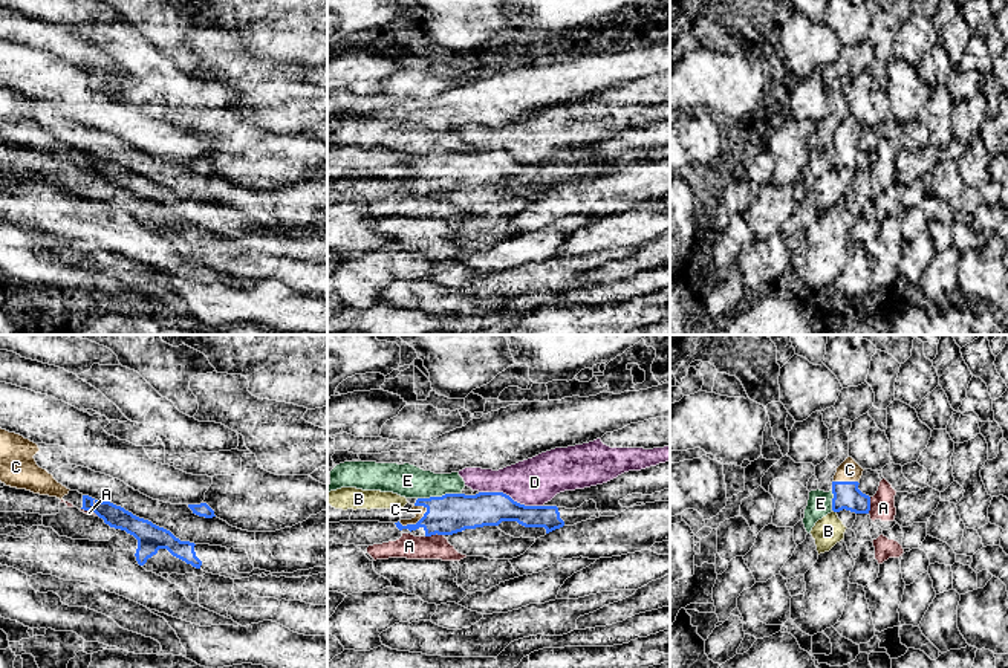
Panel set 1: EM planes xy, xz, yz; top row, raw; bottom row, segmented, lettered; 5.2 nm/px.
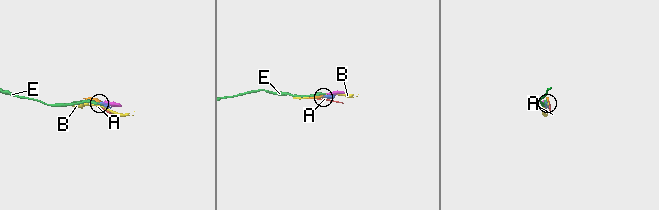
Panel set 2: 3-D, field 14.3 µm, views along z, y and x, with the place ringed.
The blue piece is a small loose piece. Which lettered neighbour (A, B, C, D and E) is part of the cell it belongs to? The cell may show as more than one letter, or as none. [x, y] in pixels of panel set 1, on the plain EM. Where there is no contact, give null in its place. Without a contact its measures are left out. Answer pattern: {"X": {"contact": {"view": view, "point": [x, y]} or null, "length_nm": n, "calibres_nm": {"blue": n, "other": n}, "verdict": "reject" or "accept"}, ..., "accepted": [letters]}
{"A": {"contact": {"view": "xz", "point": [433, 191]}, "length_nm": 100, "calibres_nm": {"blue": 200, "other": 130}, "verdict": "reject"}, "B": {"contact": {"view": "yz", "point": [834, 168]}, "length_nm": 30, "calibres_nm": {"blue": 140, "other": 150}, "verdict": "reject"}, "C": {"contact": {"view": "xz", "point": [413, 182]}, "length_nm": 180, "calibres_nm": {"blue": 200, "other": 60}, "verdict": "accept"}, "D": {"contact": {"view": "xz", "point": [510, 155]}, "length_nm": 340, "calibres_nm": {"blue": 180, "other": 260}, "verdict": "reject"}, "E": {"contact": {"view": "xz", "point": [439, 155]}, "length_nm": 240, "calibres_nm": {"blue": 200, "other": 180}, "verdict": "reject"}, "accepted": ["C"]}

